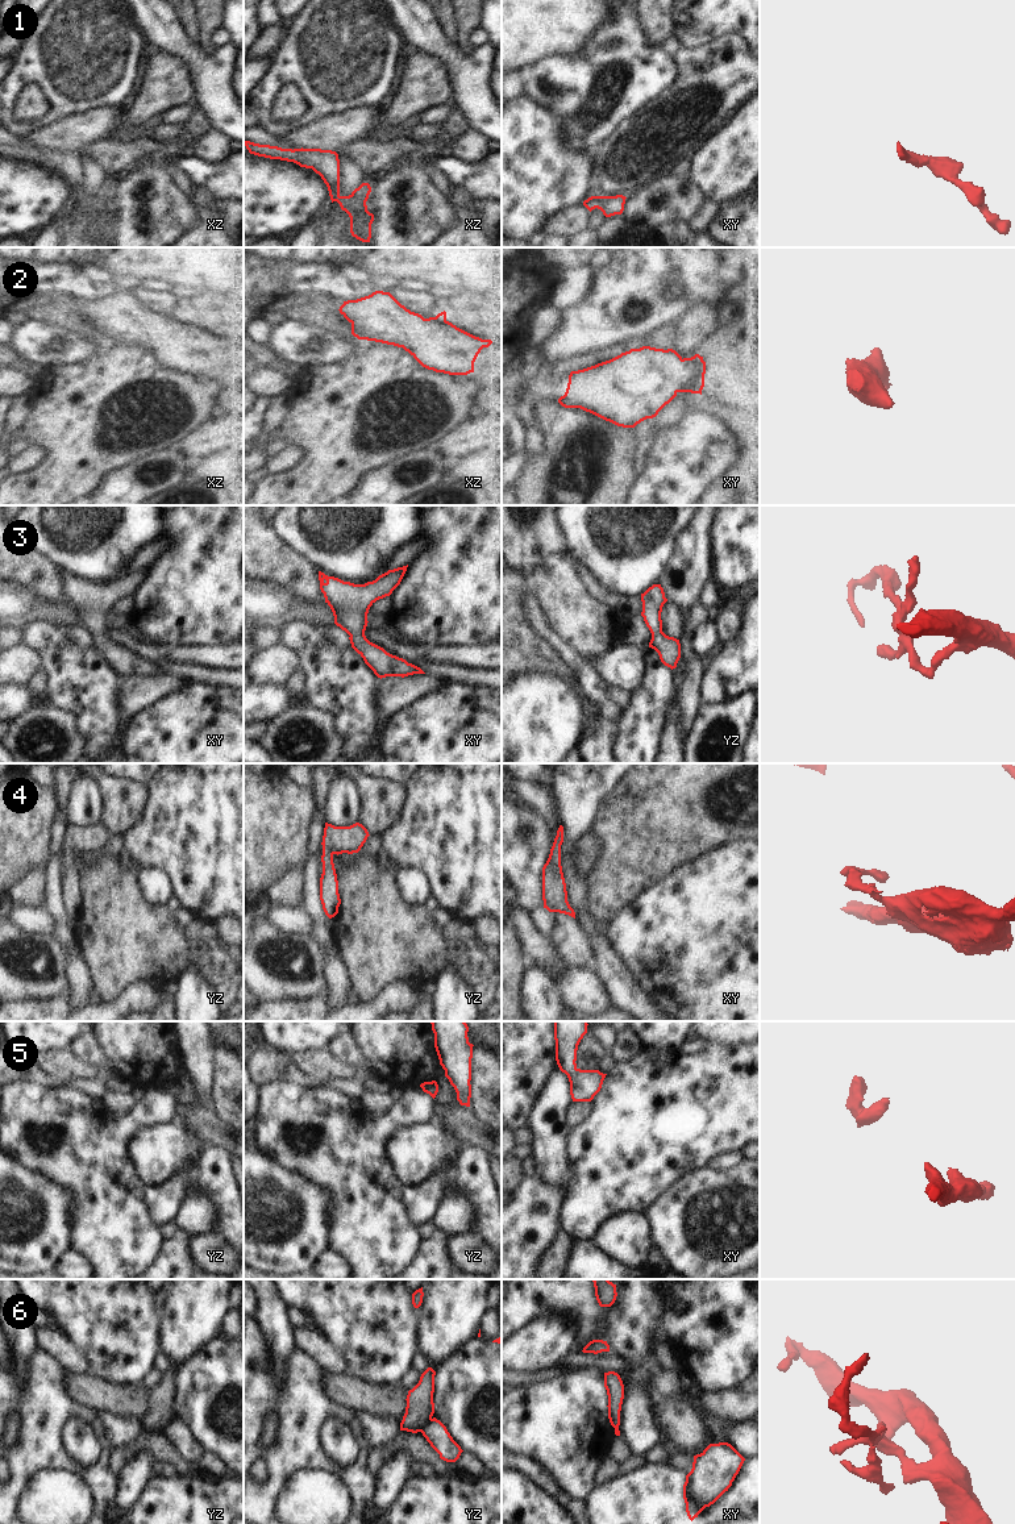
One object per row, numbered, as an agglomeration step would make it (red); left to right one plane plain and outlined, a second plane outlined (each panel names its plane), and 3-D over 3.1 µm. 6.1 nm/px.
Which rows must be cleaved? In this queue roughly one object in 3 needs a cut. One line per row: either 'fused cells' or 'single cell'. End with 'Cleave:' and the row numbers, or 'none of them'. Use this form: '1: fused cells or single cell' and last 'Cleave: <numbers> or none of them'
1: single cell
2: single cell
3: single cell
4: single cell
5: single cell
6: fused cells
Cleave: 6

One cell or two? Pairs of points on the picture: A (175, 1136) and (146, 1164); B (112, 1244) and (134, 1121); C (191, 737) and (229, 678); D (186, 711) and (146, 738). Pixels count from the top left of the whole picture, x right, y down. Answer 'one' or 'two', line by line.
A: one
B: one
C: two
D: one

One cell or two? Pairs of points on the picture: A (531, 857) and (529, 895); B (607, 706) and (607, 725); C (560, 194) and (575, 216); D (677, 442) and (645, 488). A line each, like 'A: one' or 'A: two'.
A: one
B: one
C: two
D: one

